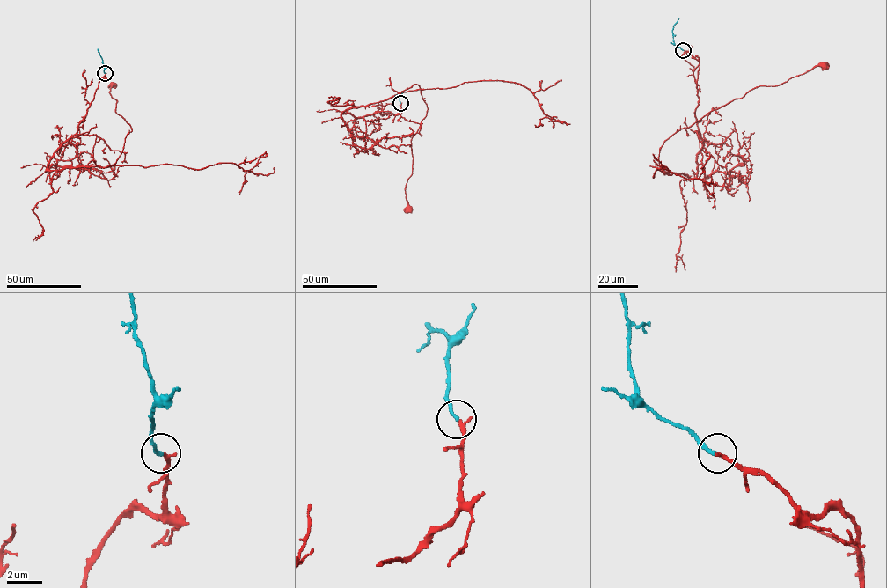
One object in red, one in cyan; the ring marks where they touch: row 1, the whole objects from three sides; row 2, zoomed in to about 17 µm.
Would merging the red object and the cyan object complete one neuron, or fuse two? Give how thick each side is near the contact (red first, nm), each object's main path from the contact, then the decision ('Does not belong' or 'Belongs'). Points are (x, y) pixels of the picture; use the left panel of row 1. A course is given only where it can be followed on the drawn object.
Thickness 200 nm (red) against 200 nm. Course of red: (105, 73), (77, 131), (47, 169), (105, 167), (116, 161), (132, 130), (115, 111), (113, 84). Course of cyan: (105, 73), (97, 48). Belongs

